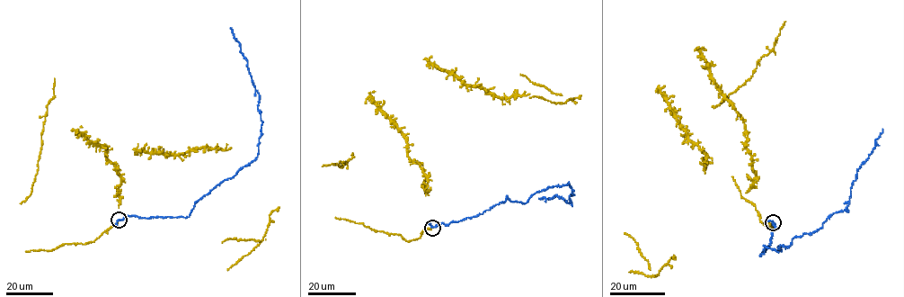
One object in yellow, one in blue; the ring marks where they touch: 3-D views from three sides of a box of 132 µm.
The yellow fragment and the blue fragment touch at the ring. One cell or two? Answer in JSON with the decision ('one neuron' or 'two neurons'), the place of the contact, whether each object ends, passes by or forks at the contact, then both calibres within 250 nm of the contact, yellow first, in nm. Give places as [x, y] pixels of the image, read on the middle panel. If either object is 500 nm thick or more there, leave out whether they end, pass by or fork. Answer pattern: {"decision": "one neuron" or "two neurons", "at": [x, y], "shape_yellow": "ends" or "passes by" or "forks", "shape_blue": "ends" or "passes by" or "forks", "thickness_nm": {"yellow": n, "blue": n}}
{"decision": "one neuron", "at": [432, 228], "shape_yellow": "ends", "shape_blue": "passes by", "thickness_nm": {"yellow": 70, "blue": 170}}

